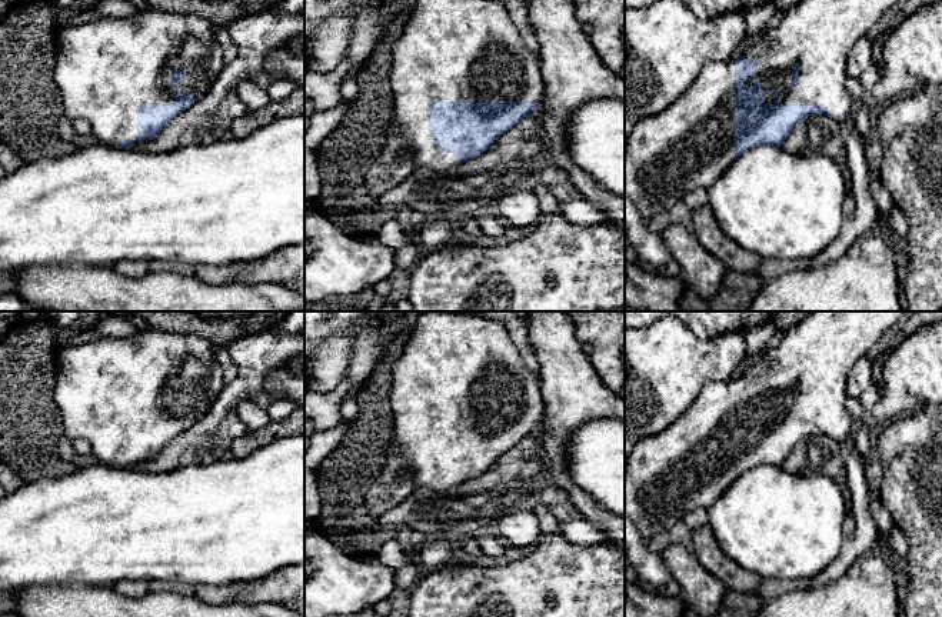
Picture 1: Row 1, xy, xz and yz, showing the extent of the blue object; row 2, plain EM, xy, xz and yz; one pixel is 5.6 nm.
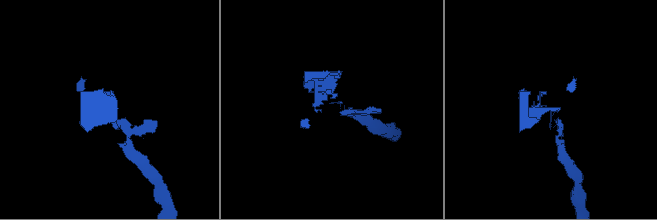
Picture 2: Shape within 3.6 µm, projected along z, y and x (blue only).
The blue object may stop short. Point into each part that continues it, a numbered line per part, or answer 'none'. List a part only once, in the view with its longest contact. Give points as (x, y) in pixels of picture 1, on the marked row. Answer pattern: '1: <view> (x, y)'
1: xz (450, 50)

